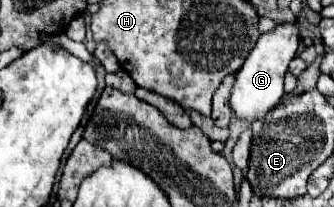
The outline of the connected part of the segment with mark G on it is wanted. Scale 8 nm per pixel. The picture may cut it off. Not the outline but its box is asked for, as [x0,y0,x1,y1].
[230,22,300,122]

